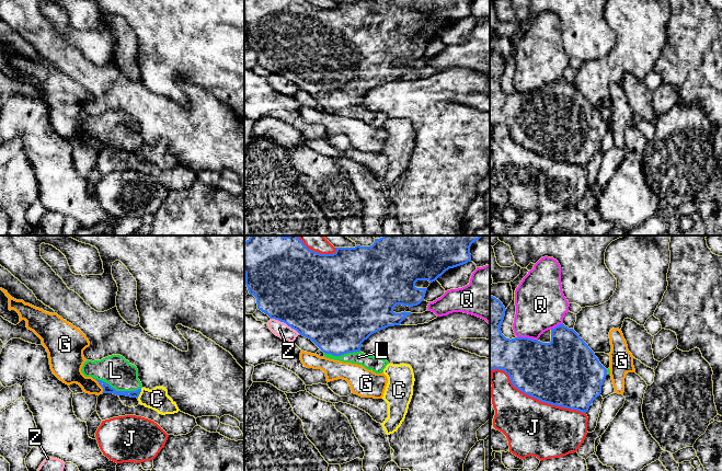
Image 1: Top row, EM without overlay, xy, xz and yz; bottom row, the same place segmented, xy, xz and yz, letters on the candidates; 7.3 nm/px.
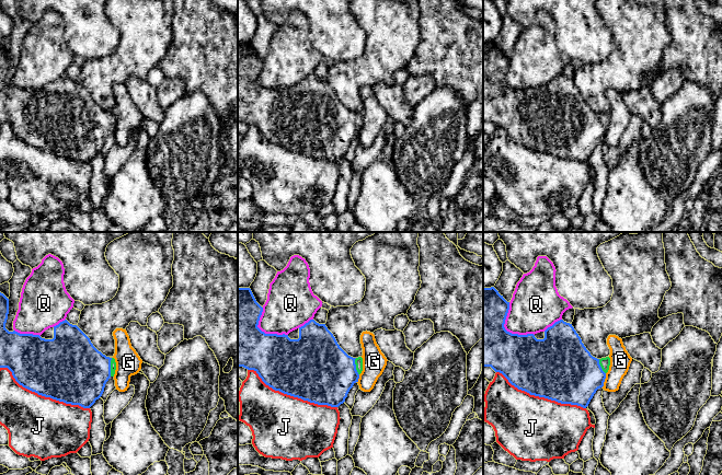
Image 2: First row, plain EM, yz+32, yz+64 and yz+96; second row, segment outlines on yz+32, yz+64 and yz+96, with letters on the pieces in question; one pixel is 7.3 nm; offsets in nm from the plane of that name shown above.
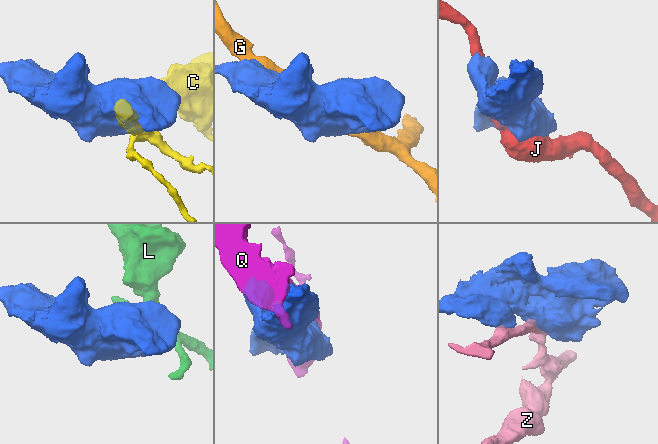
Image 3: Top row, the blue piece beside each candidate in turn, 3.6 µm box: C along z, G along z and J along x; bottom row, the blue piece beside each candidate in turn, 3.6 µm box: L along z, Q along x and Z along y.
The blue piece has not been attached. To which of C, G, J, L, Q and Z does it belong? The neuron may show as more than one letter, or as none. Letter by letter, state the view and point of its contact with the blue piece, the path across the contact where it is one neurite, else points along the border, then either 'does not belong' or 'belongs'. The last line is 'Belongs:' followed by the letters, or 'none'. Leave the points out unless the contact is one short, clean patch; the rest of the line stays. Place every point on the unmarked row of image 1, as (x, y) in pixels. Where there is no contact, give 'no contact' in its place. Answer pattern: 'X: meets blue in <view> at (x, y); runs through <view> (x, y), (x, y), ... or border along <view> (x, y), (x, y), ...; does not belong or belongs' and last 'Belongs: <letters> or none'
C: meets blue in xy at (139, 148); does not belong
G: meets blue in xy at (100, 139); does not belong
J: meets blue in yz at (536, 152); does not belong
L: meets blue in xy at (117, 146); runs through xy (106, 142), (117, 146), (115, 125); belongs
Q: meets blue in yz at (527, 92); does not belong
Z: meets blue in xz at (285, 77); does not belong
Belongs: L

